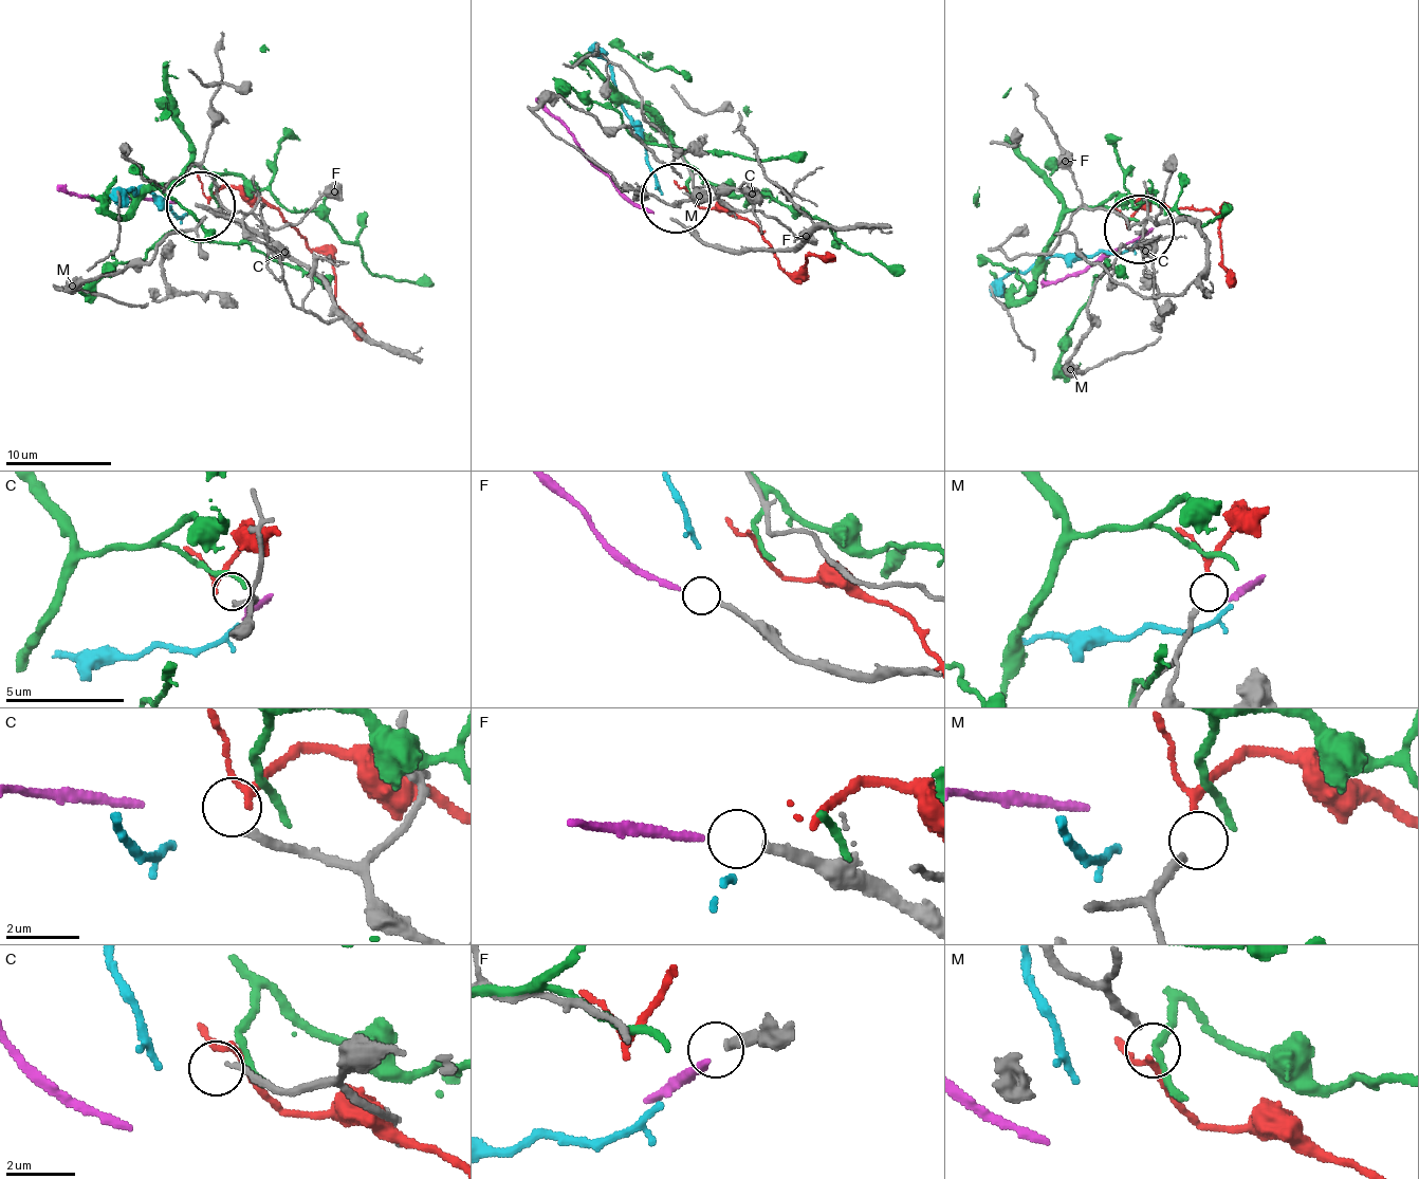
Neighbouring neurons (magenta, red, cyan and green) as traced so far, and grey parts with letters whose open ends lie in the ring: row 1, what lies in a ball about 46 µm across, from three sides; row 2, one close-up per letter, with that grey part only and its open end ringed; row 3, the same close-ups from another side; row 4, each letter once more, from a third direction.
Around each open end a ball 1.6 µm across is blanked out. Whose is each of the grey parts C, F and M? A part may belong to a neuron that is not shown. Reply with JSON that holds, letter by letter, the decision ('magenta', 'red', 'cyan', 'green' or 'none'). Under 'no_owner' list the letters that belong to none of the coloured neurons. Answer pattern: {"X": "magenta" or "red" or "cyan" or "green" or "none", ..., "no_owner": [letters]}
{"C": "none", "F": "magenta", "M": "red", "no_owner": ["C"]}

